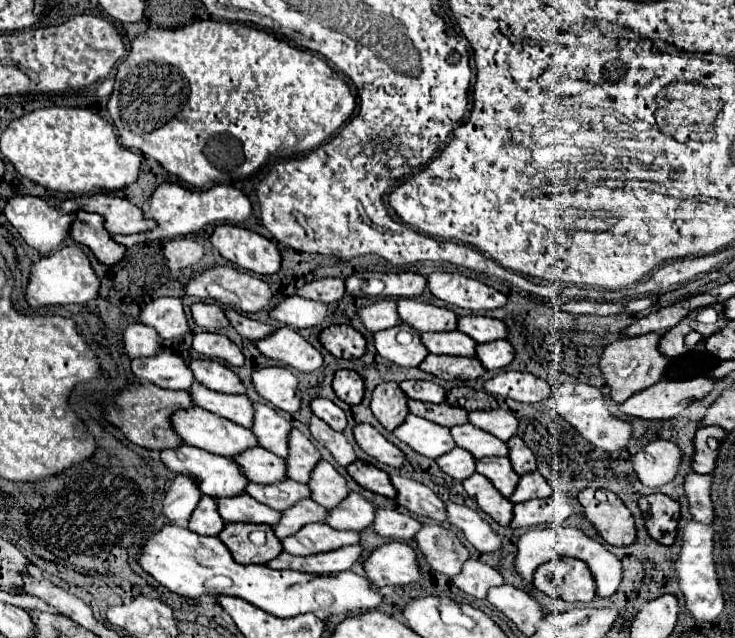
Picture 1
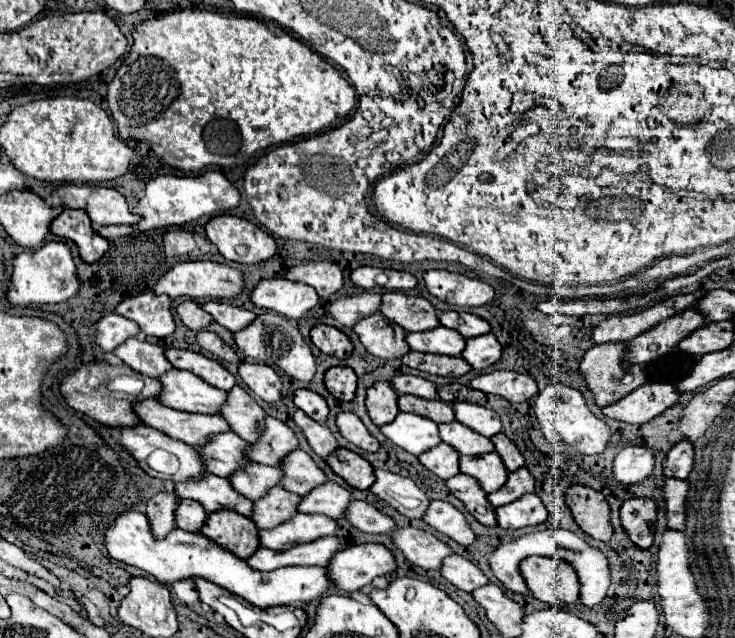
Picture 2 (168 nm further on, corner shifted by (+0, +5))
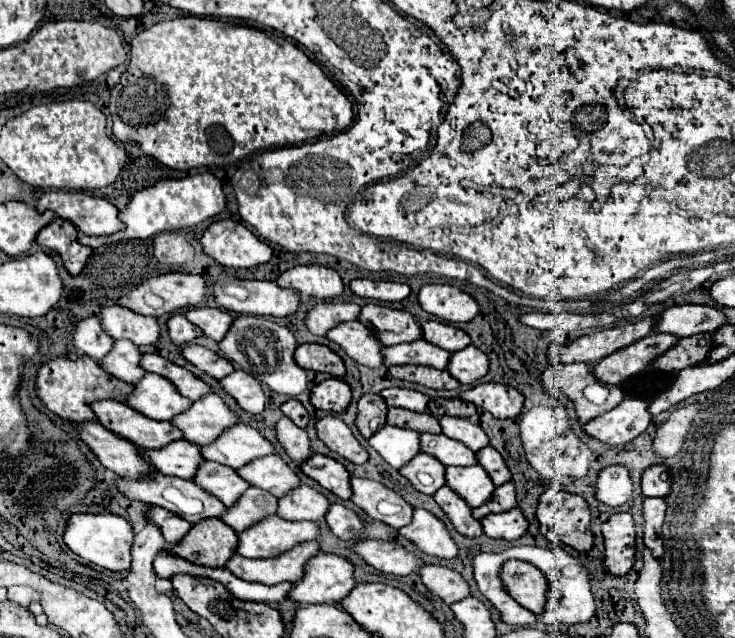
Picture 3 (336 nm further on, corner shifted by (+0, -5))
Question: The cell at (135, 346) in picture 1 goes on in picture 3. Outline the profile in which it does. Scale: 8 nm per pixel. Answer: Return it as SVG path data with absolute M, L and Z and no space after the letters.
M87 317L87 319L81 319L75 325L73 345L75 345L75 349L83 351L91 359L101 361L109 353L109 347L113 345L113 339L109 339L105 335L105 331L101 331L101 325L97 323L97 317Z

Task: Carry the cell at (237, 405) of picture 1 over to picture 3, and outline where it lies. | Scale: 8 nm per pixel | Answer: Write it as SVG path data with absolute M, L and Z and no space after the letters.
M145 373L143 379L133 383L133 391L125 399L125 405L155 421L169 421L173 415L185 411L189 403L189 399L173 391L173 383L153 373Z

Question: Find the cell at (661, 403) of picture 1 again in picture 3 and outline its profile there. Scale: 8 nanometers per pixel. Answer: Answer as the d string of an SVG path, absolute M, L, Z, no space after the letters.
M625 397L615 409L611 409L611 411L607 411L607 413L591 419L589 423L585 423L585 425L583 425L583 431L585 431L589 437L593 437L593 439L597 439L597 441L603 441L603 443L607 443L607 445L613 445L613 447L615 447L615 445L629 443L629 441L633 441L637 435L641 435L641 433L647 429L647 425L651 423L647 405L649 405L649 403L641 403L641 399L629 399L629 397Z

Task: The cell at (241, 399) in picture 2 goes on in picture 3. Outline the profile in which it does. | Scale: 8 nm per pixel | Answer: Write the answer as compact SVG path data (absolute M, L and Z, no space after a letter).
M215 393L203 395L201 399L193 401L189 409L171 419L171 425L183 433L181 439L195 445L213 443L213 439L217 439L225 427L231 427L235 423L237 417Z

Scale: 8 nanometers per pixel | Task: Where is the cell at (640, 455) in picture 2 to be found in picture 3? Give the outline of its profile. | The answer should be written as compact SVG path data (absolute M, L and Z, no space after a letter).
M609 465L599 471L597 485L595 485L595 499L607 507L621 507L631 497L633 483L629 471L621 465Z

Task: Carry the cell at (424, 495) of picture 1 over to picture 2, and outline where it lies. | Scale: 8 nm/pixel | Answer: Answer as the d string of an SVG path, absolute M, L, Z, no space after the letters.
M375 469L375 477L377 481L373 483L371 491L385 499L401 515L409 519L421 519L425 515L429 507L429 497L415 485L413 479L383 469Z

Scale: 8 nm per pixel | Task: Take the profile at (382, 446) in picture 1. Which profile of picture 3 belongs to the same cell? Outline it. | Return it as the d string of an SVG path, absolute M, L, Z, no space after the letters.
M327 415L327 417L321 417L317 423L315 423L315 429L317 429L317 437L335 453L339 453L341 457L345 457L347 461L359 465L359 463L365 463L369 459L367 451L359 445L359 441L353 437L351 429L337 417L333 415Z

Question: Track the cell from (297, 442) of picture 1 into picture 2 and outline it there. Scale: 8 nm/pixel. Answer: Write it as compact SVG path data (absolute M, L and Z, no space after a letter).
M267 417L261 441L253 443L253 461L261 465L281 467L283 459L297 447L299 441L295 437L295 431L287 423Z

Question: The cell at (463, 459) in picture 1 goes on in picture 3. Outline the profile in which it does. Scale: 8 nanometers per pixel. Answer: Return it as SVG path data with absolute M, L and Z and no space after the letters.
M419 453L405 467L401 467L399 473L405 479L409 479L409 483L419 493L425 493L425 495L433 495L441 485L445 485L445 477L443 477L445 467L437 463L437 459L433 459L431 455Z

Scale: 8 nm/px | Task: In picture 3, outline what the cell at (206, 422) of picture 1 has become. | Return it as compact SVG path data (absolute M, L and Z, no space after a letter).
M103 399L89 405L97 417L97 421L119 435L121 439L127 439L129 443L141 447L141 449L157 449L165 443L181 439L181 431L173 429L169 421L155 421L149 419L135 409L127 407L121 401Z

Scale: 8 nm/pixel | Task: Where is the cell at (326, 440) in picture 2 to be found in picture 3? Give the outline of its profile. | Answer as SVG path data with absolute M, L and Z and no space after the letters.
M281 417L277 423L275 423L275 433L277 433L277 441L281 443L281 447L285 449L285 453L301 463L309 457L311 453L311 447L309 447L309 439L307 439L307 431L297 427L295 423L289 423L289 419Z

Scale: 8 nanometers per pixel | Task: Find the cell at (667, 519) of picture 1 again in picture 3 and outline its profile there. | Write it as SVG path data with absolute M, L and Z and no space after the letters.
M625 511L615 513L601 525L601 533L605 539L605 561L603 569L613 575L621 577L629 573L635 563L635 523L633 517Z

